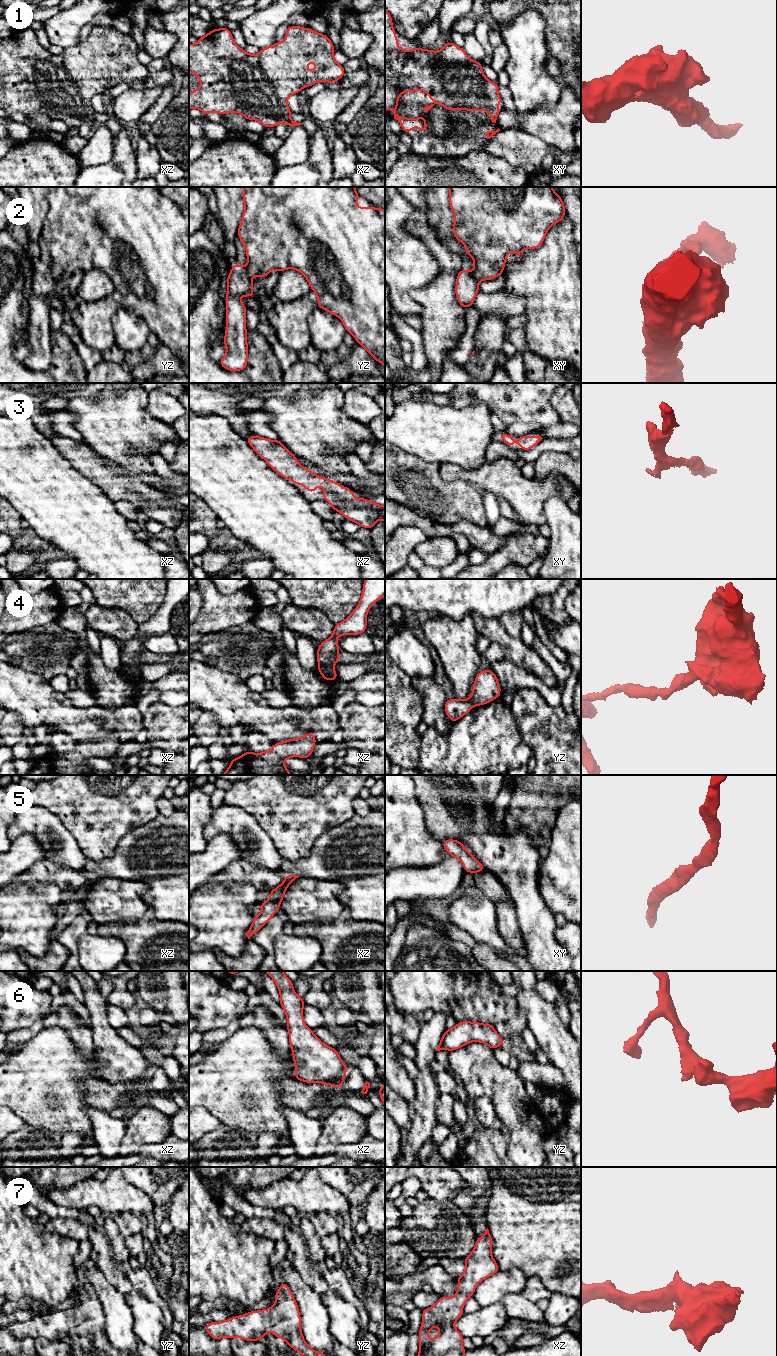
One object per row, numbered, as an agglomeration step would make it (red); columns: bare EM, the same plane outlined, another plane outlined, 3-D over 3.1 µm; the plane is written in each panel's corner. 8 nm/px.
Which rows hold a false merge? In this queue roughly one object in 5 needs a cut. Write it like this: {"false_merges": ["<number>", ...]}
{"false_merges": ["2", "4"]}

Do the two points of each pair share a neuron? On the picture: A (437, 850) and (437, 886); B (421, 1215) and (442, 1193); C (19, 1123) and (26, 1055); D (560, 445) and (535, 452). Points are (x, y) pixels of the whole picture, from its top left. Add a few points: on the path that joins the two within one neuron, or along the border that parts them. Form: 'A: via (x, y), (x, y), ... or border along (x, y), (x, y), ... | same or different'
A: border along (444, 859), (433, 865), (414, 867) | different
B: border along (429, 1196), (451, 1202) | different
C: border along (10, 1108), (26, 1124) | different
D: via (554, 445), (544, 445), (541, 447) | same

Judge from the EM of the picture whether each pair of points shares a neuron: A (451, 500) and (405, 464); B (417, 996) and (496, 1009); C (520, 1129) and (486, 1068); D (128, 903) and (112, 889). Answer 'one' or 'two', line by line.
A: one
B: one
C: one
D: one

